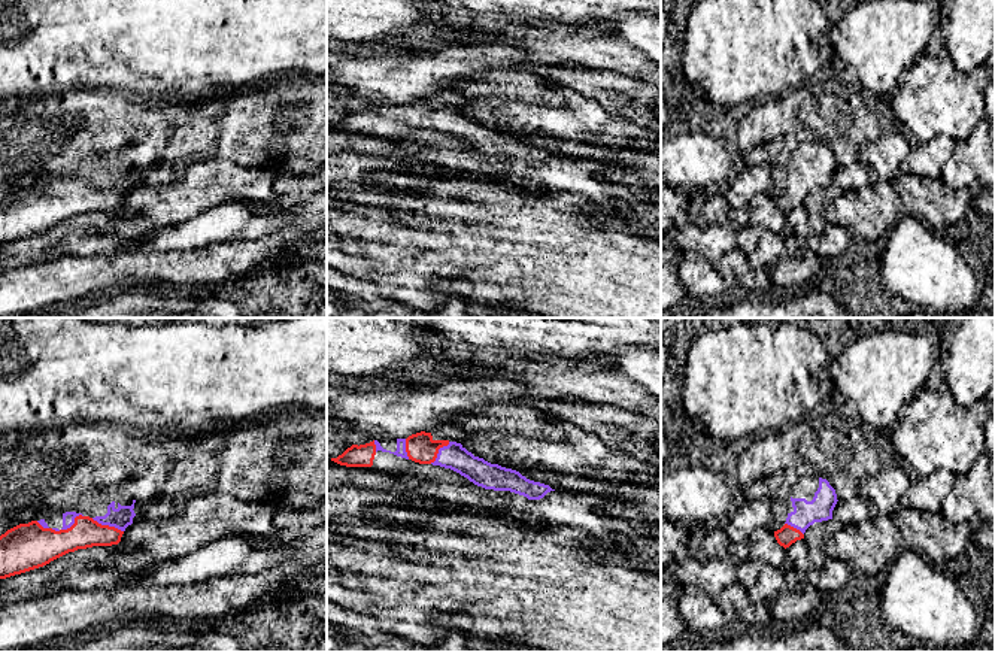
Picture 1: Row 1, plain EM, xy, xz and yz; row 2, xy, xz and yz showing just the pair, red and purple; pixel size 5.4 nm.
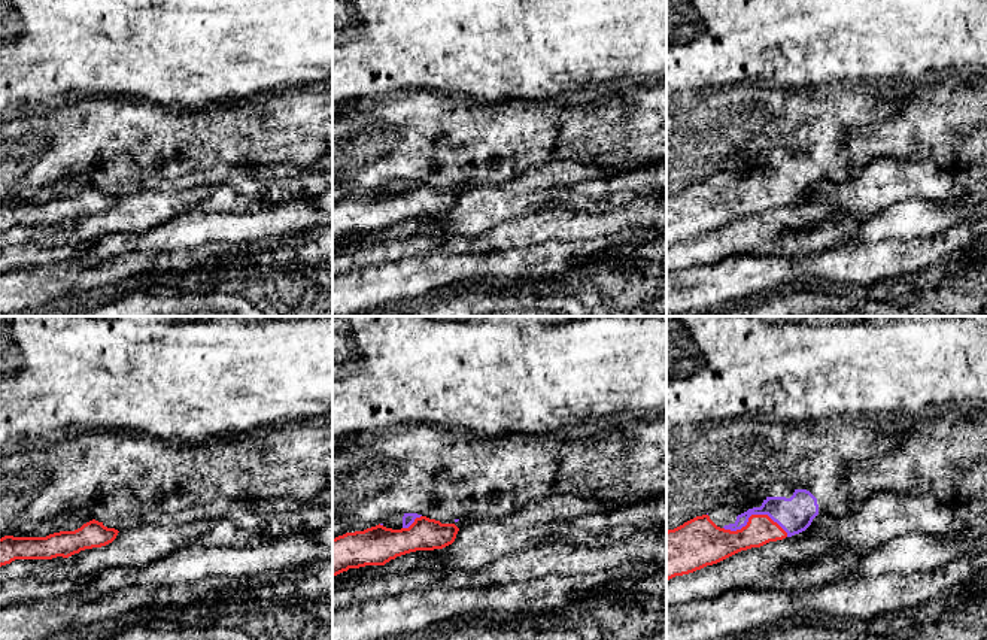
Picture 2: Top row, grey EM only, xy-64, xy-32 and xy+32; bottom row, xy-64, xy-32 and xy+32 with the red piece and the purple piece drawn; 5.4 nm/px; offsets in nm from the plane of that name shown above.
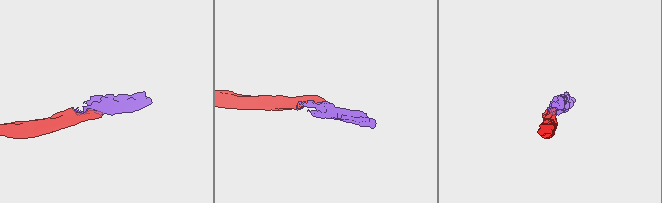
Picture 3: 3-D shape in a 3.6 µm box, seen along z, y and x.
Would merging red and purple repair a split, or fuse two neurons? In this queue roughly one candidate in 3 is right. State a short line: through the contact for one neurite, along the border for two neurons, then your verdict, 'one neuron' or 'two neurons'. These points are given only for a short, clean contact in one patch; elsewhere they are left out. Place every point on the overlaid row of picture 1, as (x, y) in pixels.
line xy (27, 546), (52, 543), (67, 528), (69, 516); one neuron

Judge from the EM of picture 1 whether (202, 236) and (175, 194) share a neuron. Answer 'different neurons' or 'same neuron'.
different neurons

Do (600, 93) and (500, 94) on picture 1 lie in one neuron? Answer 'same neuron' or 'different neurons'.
different neurons

